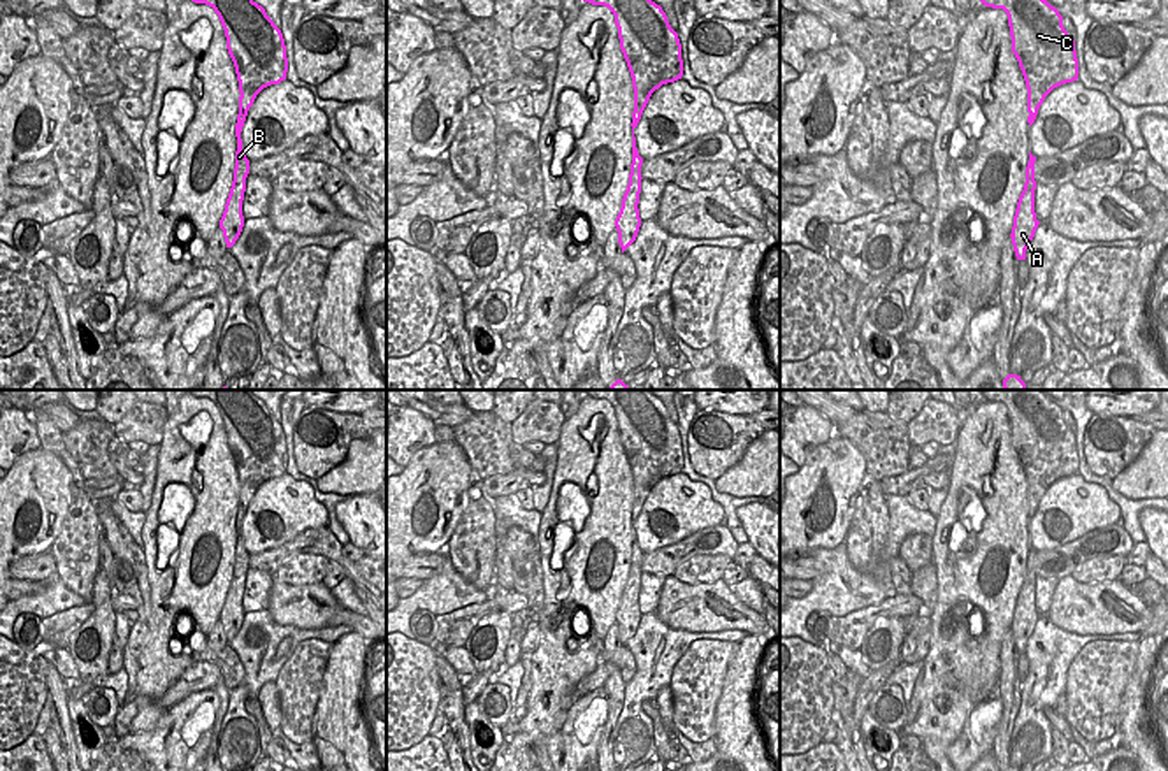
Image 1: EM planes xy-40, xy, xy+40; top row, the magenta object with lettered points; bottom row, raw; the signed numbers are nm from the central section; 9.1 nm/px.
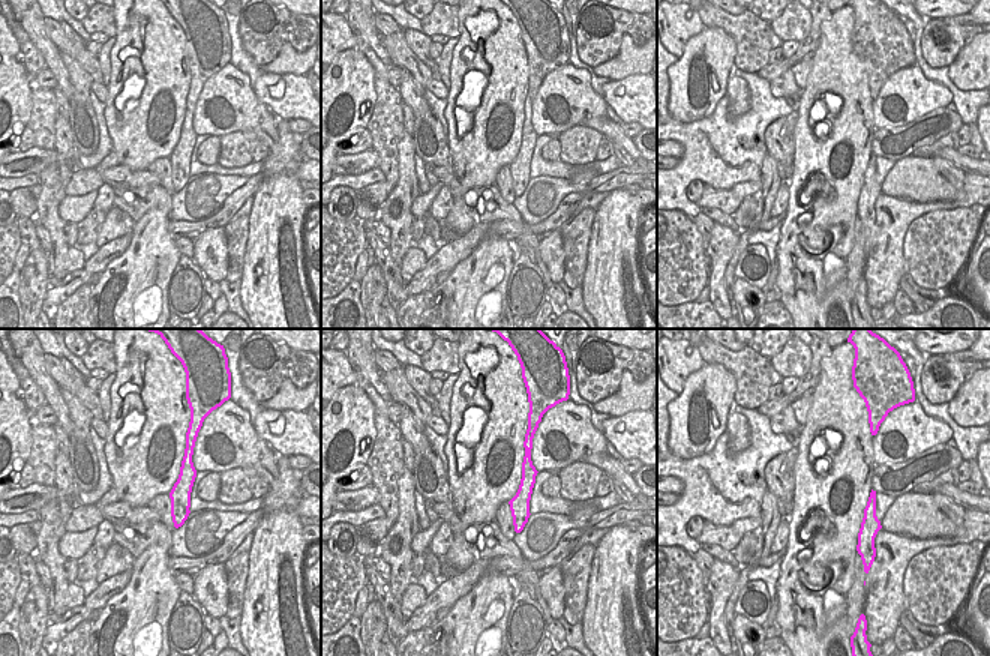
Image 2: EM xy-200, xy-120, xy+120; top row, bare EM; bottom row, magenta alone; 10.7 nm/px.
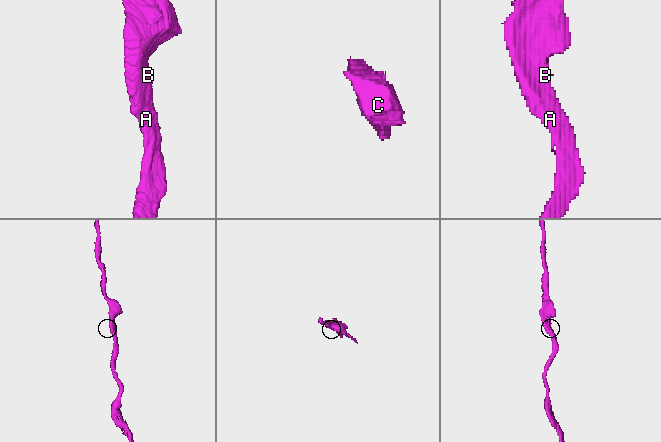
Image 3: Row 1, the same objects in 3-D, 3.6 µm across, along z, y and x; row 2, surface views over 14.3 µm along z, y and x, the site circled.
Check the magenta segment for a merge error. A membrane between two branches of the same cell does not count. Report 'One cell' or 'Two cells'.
One cell

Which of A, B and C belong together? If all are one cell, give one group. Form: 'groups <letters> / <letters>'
groups A B C

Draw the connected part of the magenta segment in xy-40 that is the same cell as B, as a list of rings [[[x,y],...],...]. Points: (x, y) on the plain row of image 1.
[[[186,390],[195,397],[214,402],[227,430],[227,443],[239,474],[239,508],[235,516],[237,544],[232,581],[225,597],[220,622],[227,641],[239,632],[244,609],[242,594],[249,553],[242,543],[241,525],[256,488],[286,472],[288,451],[281,423],[267,409],[265,402],[251,390]]]

